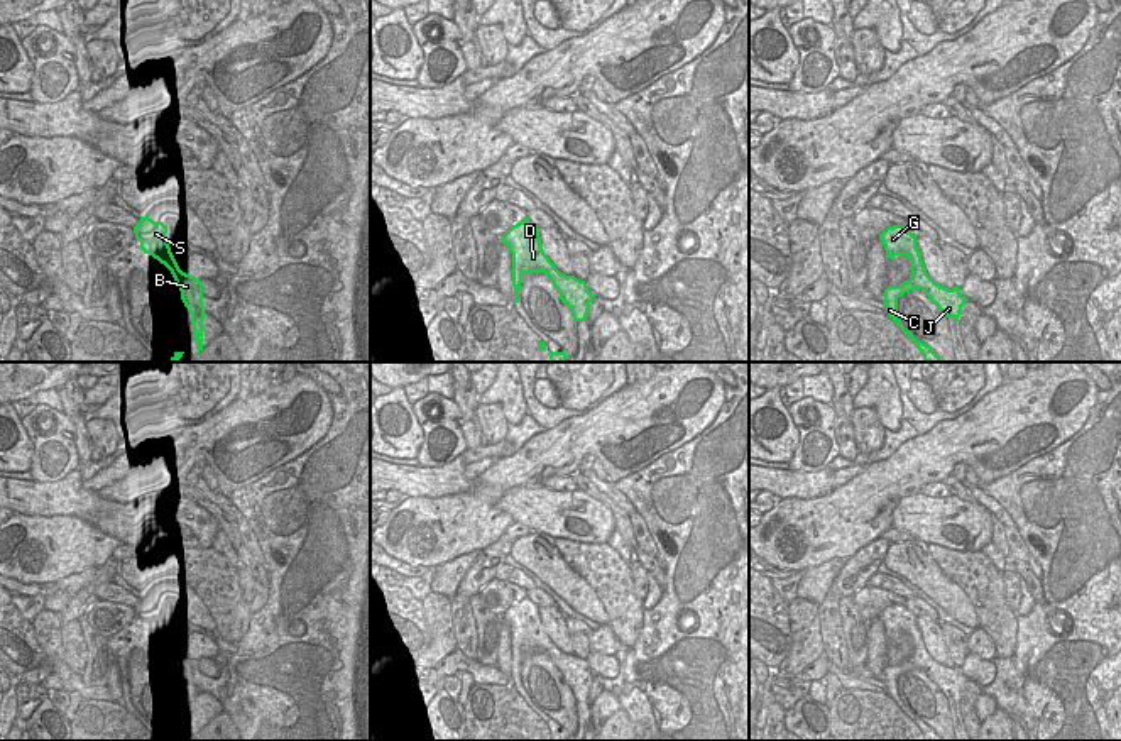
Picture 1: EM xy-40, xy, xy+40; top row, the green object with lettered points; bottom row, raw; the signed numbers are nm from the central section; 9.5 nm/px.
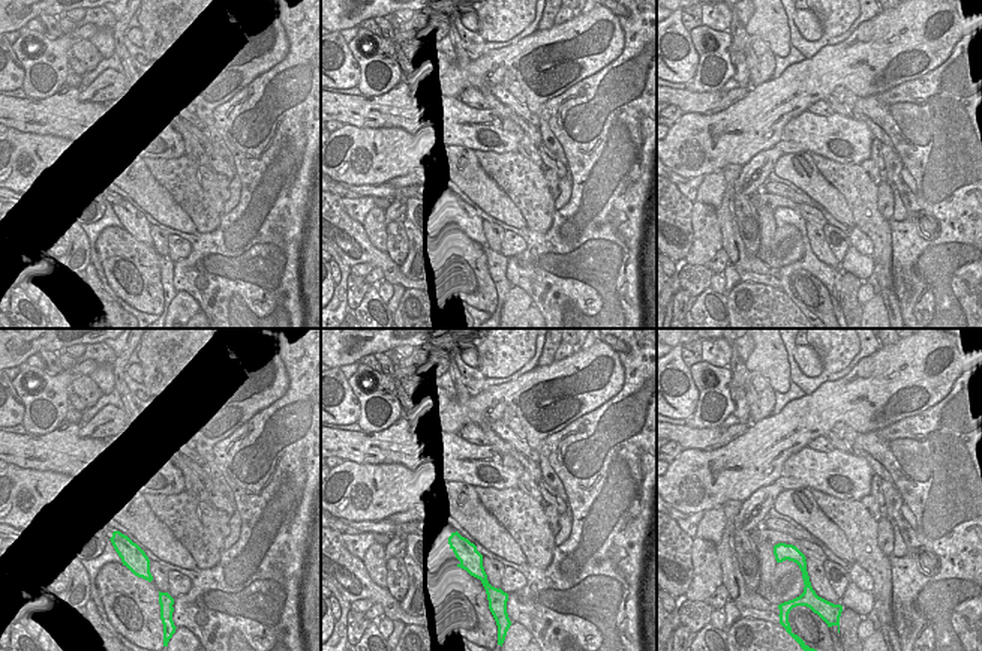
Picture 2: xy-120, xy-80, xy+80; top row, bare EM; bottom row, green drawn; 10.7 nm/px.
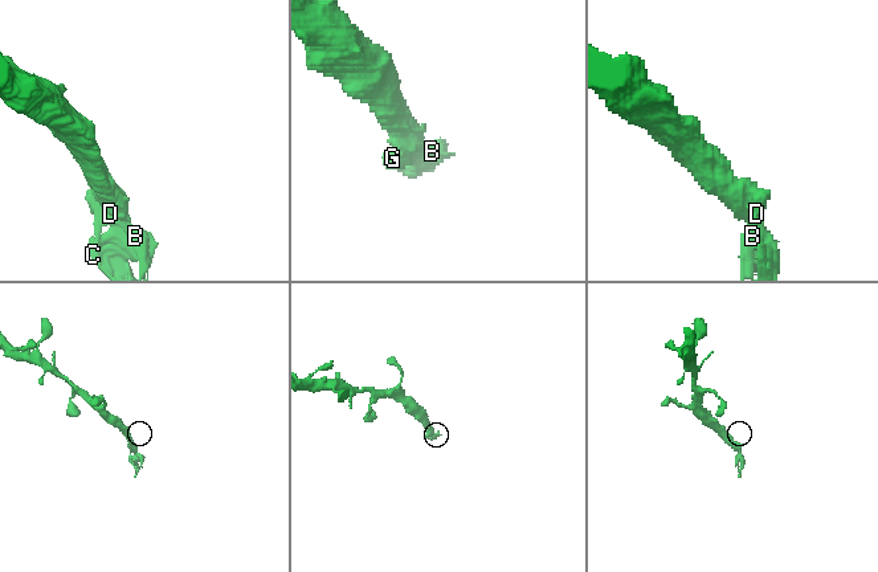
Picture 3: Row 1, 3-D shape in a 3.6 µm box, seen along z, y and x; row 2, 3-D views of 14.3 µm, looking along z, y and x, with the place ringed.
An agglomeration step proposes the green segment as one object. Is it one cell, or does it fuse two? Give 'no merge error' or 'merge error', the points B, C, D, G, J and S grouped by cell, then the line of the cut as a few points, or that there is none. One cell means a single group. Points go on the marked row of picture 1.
merge error; B C J / D G S; cut in xy+40 along (912, 273), (920, 273), (934, 283)

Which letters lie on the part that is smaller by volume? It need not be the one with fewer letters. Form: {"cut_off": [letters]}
{"cut_off": ["B", "C", "J"]}

